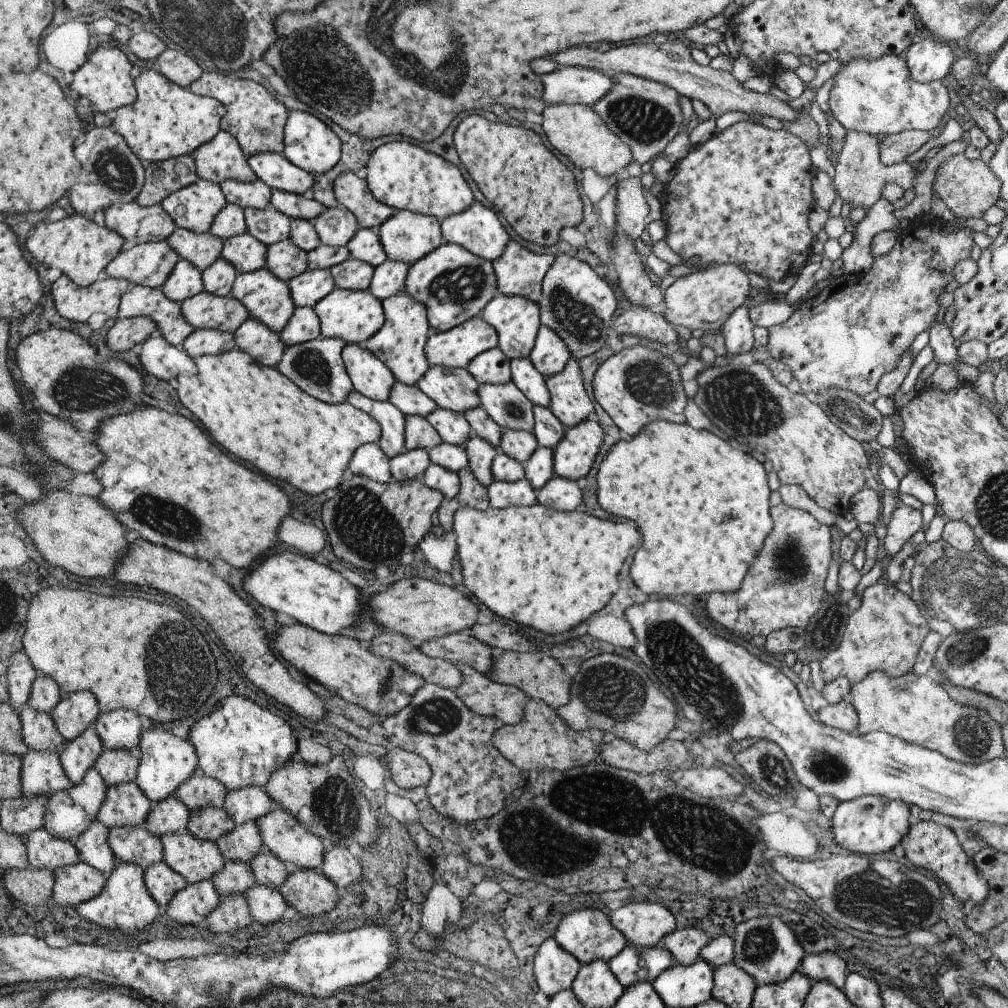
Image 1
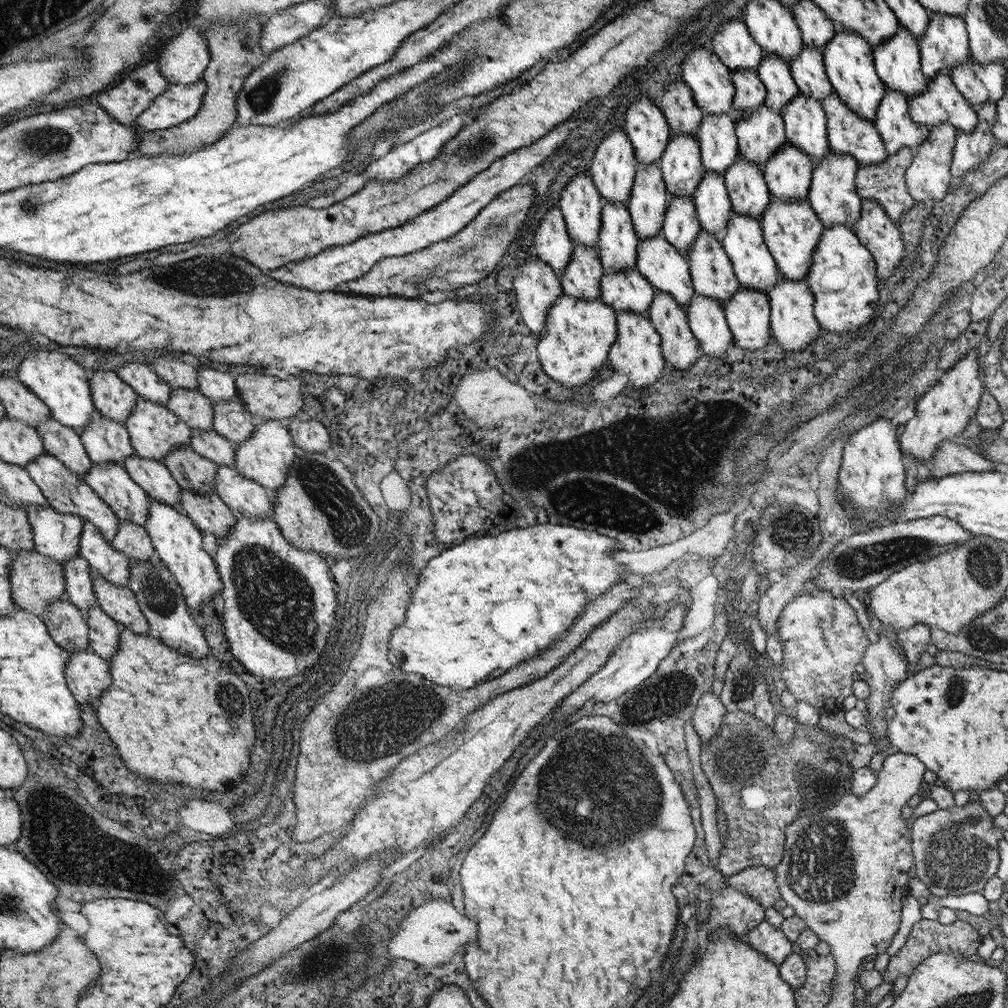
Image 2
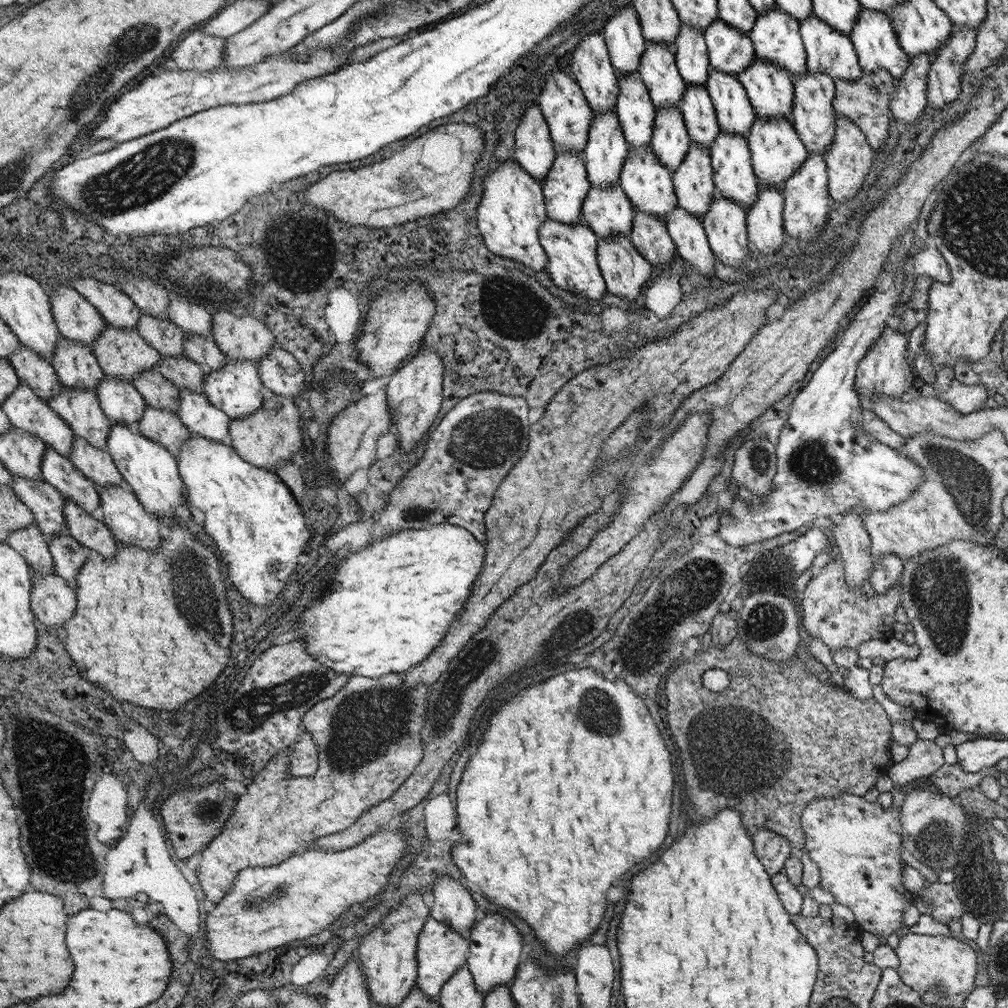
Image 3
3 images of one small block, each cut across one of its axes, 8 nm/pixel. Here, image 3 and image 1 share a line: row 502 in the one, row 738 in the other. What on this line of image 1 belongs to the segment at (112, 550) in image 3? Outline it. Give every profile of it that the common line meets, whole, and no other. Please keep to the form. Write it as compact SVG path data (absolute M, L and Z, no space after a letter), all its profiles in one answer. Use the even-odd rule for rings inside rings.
M77 692L71 696L61 696L61 702L49 714L55 728L65 738L65 742L77 740L93 722L99 718L99 702L91 692Z

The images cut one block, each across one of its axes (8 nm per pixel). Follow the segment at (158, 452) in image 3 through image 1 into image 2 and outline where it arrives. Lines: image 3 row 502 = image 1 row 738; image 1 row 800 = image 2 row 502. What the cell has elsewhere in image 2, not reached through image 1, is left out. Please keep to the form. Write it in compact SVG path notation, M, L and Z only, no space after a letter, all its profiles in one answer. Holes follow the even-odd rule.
M151 498L149 520L143 528L147 530L147 534L151 538L155 558L161 560L163 564L167 564L167 570L175 576L175 584L179 584L179 588L183 588L183 596L187 598L187 608L199 610L205 606L205 602L209 598L213 600L215 594L221 592L221 582L217 576L219 570L215 570L217 564L213 564L213 560L209 558L207 552L203 552L199 528L191 522L191 518L187 518L183 512L179 512L179 508L171 508L171 506Z

